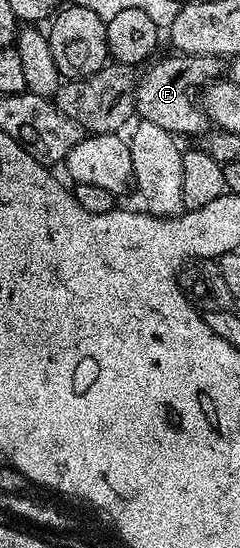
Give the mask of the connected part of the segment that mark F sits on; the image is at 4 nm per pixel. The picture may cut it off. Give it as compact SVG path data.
M171 53L168 59L154 63L150 64L151 72L144 79L142 76L138 80L135 89L135 109L138 118L142 121L153 121L153 125L161 125L161 129L176 137L202 136L208 130L209 118L199 98L208 83L220 78L220 56Z

